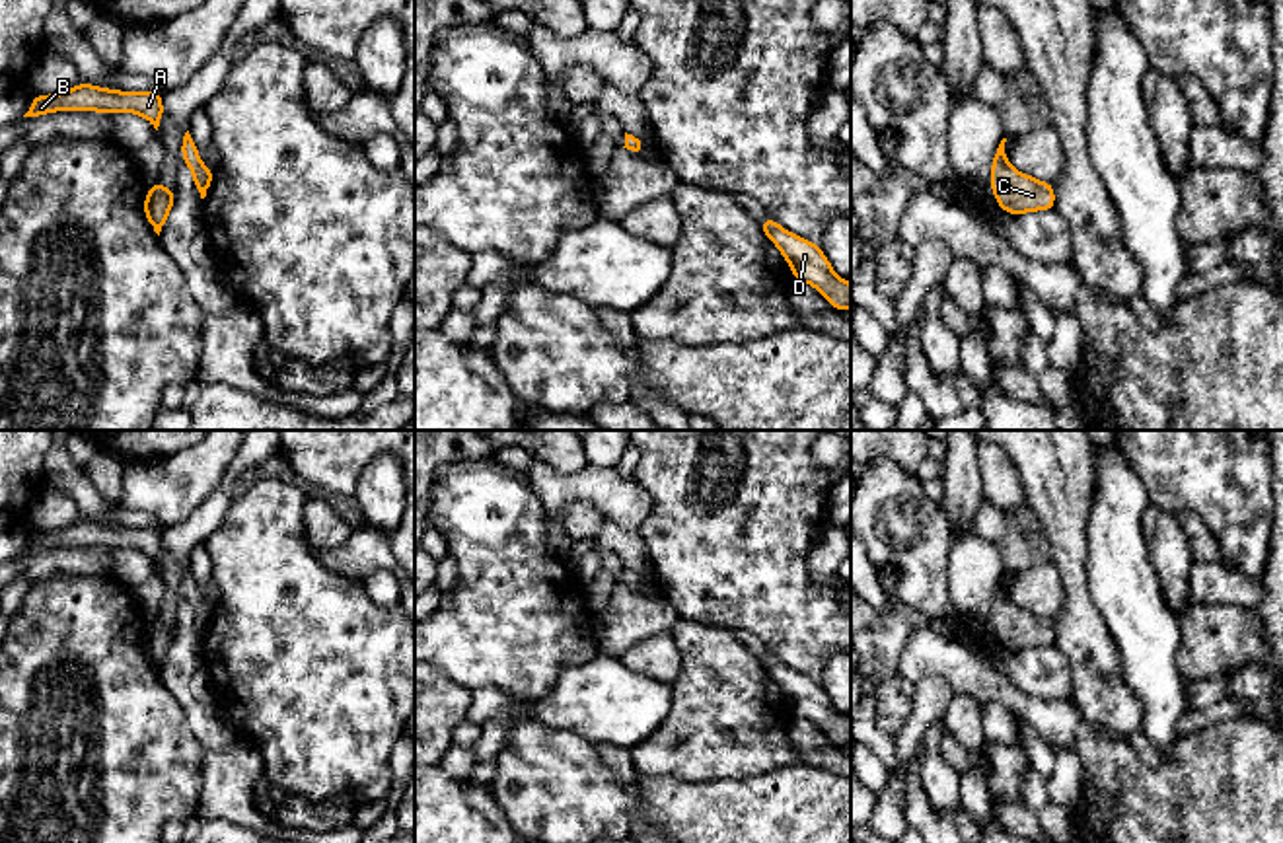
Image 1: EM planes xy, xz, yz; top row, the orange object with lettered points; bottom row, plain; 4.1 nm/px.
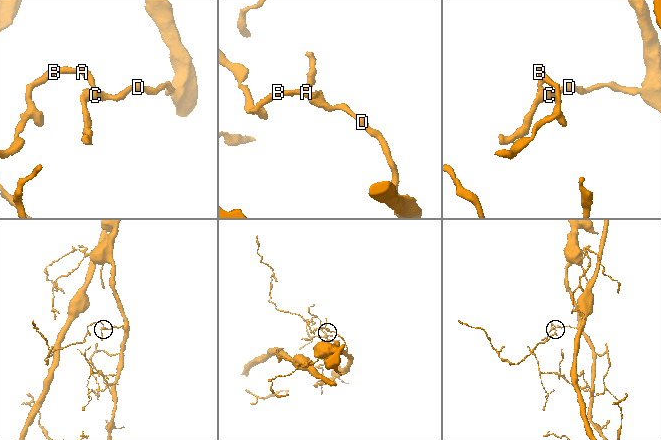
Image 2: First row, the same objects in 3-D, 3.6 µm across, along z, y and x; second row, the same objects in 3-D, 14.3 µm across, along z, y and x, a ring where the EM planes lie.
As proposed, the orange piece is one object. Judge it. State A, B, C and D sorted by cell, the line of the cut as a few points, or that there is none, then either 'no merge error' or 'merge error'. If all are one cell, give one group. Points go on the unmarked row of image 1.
groups A B C D; cut none; no merge error

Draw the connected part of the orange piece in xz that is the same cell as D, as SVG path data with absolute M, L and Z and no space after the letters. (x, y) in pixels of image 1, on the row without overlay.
M771 652L757 660L788 697L794 716L818 724L839 748L851 744L851 720L833 709L822 683L787 668Z

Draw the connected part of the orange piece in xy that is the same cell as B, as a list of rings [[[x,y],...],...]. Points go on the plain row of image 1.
[[[80,518],[76,524],[53,530],[33,531],[31,543],[23,553],[39,553],[53,547],[101,547],[101,549],[136,549],[150,557],[158,567],[164,551],[162,528],[117,528]]]

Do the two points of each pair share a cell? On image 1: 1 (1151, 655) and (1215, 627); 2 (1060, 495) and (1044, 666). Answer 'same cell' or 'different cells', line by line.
1: different cells
2: different cells

